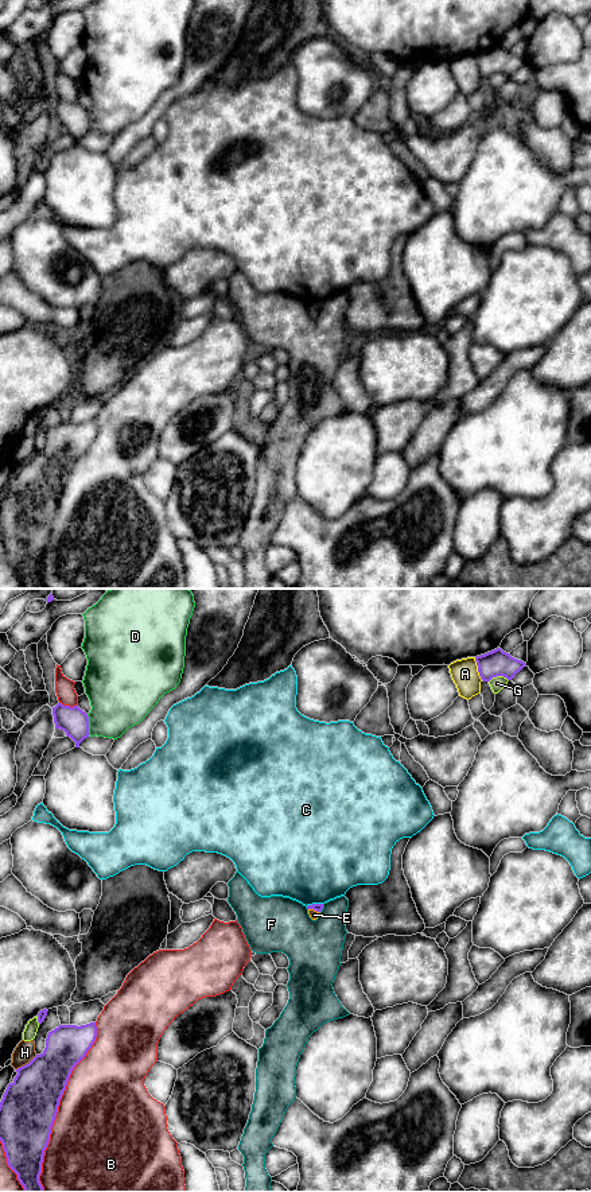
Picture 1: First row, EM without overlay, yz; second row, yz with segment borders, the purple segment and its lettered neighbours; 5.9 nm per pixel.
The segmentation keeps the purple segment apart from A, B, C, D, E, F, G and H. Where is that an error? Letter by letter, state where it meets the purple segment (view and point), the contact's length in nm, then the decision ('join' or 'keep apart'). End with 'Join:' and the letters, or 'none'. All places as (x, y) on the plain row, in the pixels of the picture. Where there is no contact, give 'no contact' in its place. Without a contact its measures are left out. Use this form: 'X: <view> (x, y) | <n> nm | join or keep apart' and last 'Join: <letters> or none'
A: yz (478, 65) | 140 nm | keep apart
B: yz (57, 504) | 1050 nm | keep apart
C: yz (314, 301) | 110 nm | keep apart
D: yz (88, 121) | 130 nm | keep apart
E: yz (314, 306) | 80 nm | keep apart
F: yz (322, 305) | 60 nm | keep apart
G: yz (498, 72) | 120 nm | keep apart
H: yz (26, 461) | 160 nm | keep apart
Join: none

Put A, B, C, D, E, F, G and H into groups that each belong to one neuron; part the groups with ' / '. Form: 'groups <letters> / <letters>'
groups A / B / C / D / E / F / G / H

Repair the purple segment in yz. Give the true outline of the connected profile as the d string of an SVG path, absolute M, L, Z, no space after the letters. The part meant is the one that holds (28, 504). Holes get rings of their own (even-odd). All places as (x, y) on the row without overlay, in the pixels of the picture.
M96 419L81 423L59 422L48 428L44 447L16 466L18 471L3 492L0 498L0 537L7 560L18 571L24 589L44 589L39 572L59 497L71 467L86 453L96 434Z

